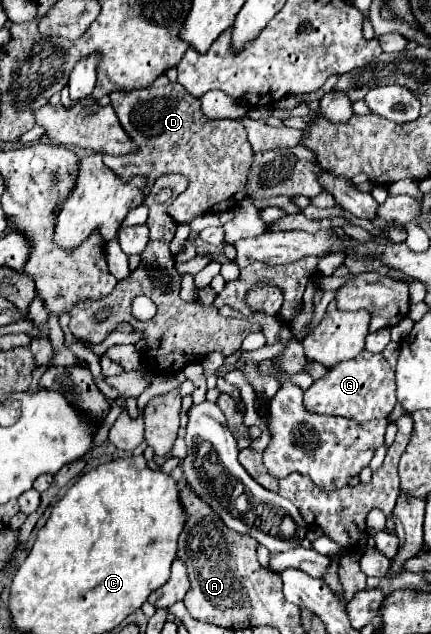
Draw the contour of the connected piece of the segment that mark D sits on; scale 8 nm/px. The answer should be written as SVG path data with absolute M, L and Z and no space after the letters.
M165 75L147 89L115 91L109 97L125 133L135 141L137 151L121 155L119 161L107 155L107 167L125 181L135 175L149 177L145 195L159 175L185 173L189 186L167 210L177 223L233 209L247 197L247 173L255 155L241 119L213 119L207 123L199 109L199 99L191 97L179 83L171 83Z

